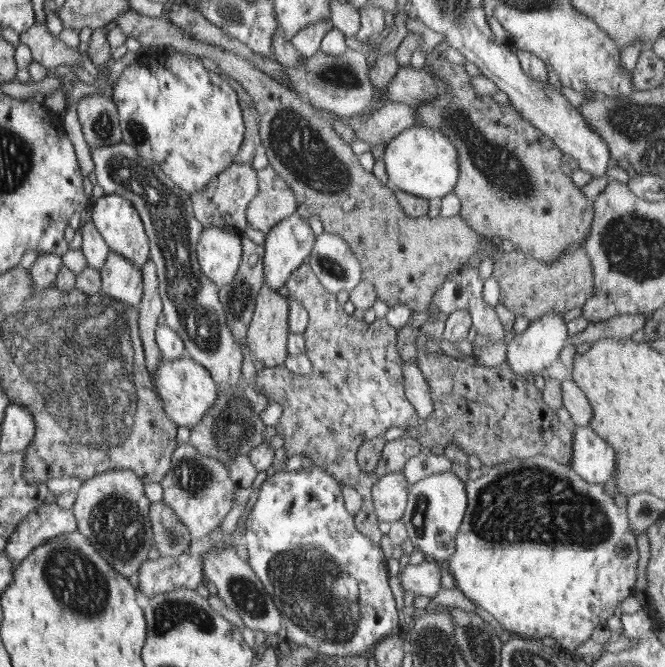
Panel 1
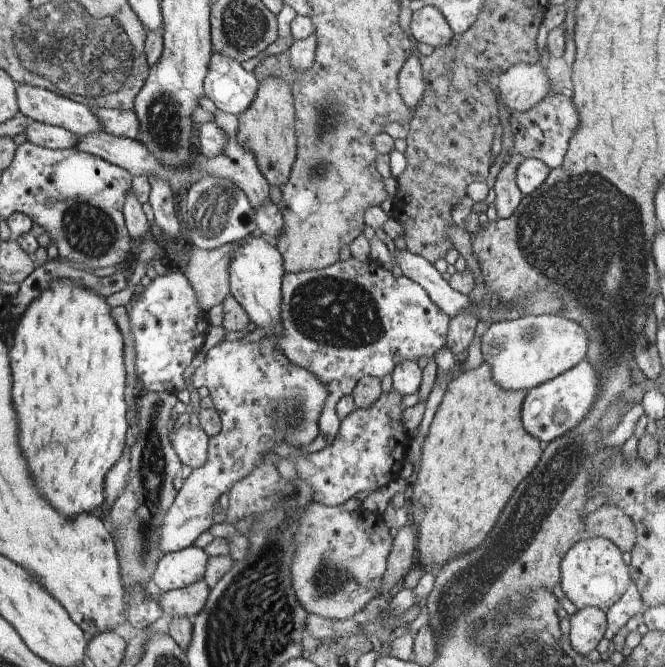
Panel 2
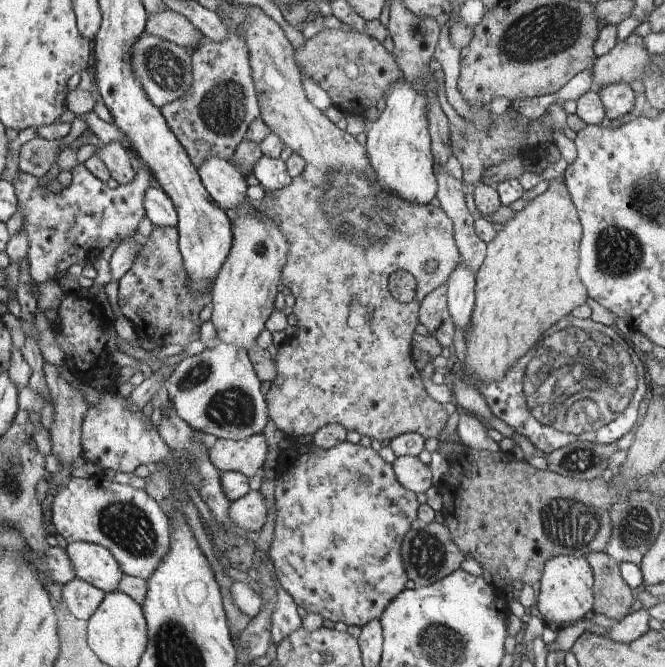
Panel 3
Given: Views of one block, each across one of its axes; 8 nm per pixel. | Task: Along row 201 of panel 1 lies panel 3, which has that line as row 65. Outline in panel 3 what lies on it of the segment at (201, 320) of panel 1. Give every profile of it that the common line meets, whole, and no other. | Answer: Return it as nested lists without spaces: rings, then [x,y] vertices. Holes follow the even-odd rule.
[[[144,32],[139,37],[131,52],[131,72],[146,90],[152,105],[162,109],[174,100],[180,99],[191,89],[191,84],[194,82],[191,56],[188,48],[180,47],[158,36]]]

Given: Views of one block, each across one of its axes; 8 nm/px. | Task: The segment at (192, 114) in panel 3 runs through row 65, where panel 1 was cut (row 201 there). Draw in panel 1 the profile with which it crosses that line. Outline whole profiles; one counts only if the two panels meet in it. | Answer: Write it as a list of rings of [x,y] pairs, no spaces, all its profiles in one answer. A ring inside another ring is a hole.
[[[236,163],[223,170],[216,179],[210,182],[203,191],[191,195],[195,217],[203,229],[215,227],[224,231],[236,233],[236,236],[245,235],[247,225],[247,209],[251,200],[258,193],[257,171],[251,163]]]

